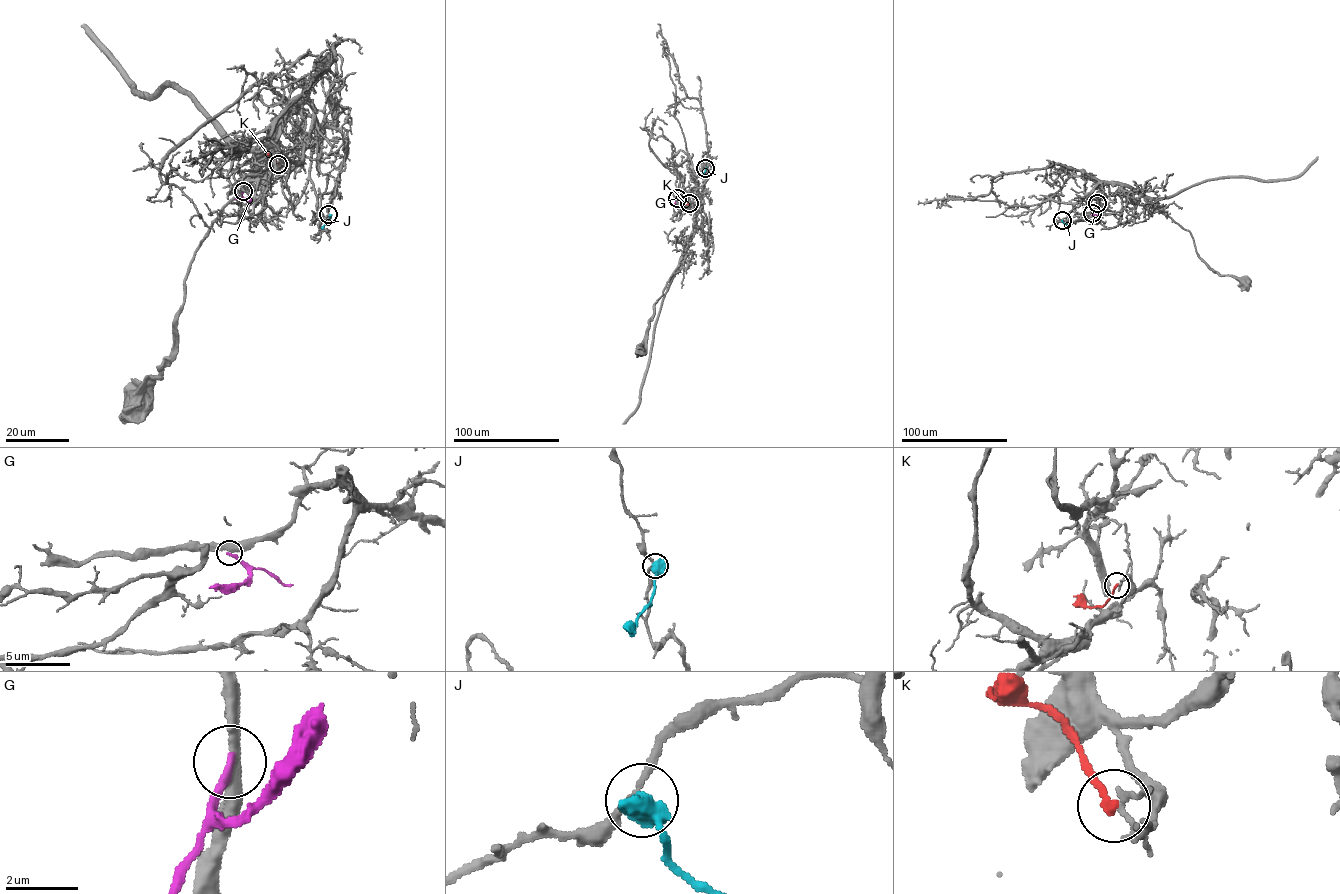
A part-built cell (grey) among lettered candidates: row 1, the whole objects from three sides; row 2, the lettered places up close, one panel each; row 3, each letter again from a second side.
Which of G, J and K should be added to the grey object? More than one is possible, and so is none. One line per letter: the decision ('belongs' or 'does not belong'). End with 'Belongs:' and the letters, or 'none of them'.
G: does not belong
J: does not belong
K: does not belong
Belongs: none of them

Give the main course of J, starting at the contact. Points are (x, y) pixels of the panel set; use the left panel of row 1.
J: (328, 215), (328, 223), (321, 230)

